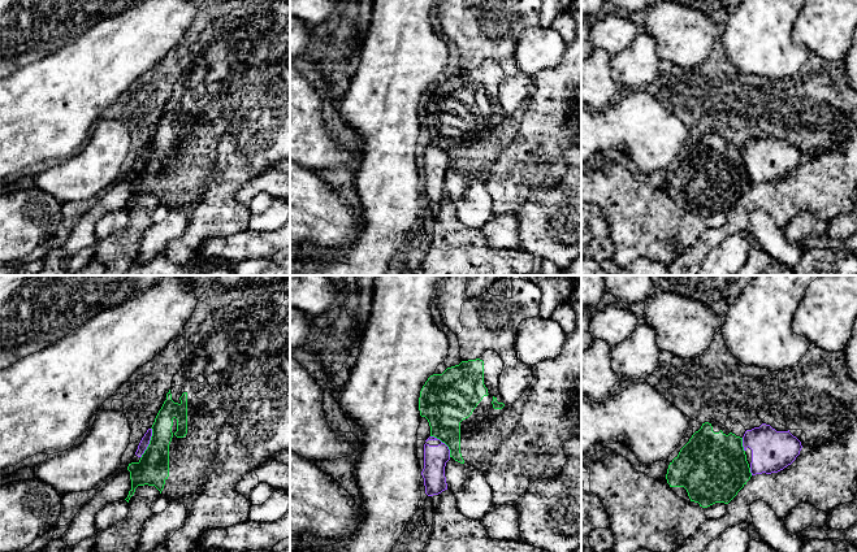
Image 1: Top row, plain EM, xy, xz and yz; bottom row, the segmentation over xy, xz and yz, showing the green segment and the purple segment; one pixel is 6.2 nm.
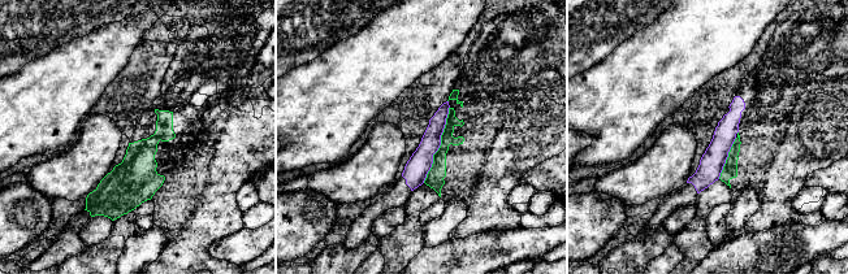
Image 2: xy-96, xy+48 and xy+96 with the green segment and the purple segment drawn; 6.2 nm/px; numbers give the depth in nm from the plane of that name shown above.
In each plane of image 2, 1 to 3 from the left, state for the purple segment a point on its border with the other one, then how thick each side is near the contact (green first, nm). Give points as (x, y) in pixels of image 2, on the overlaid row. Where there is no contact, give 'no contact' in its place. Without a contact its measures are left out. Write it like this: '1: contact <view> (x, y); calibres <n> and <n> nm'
1: no contact
2: contact xy+48 (441, 144); calibres 110 and 150 nm
3: contact xy+96 (727, 159); calibres 100 and 150 nm

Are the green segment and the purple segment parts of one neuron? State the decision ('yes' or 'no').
no

